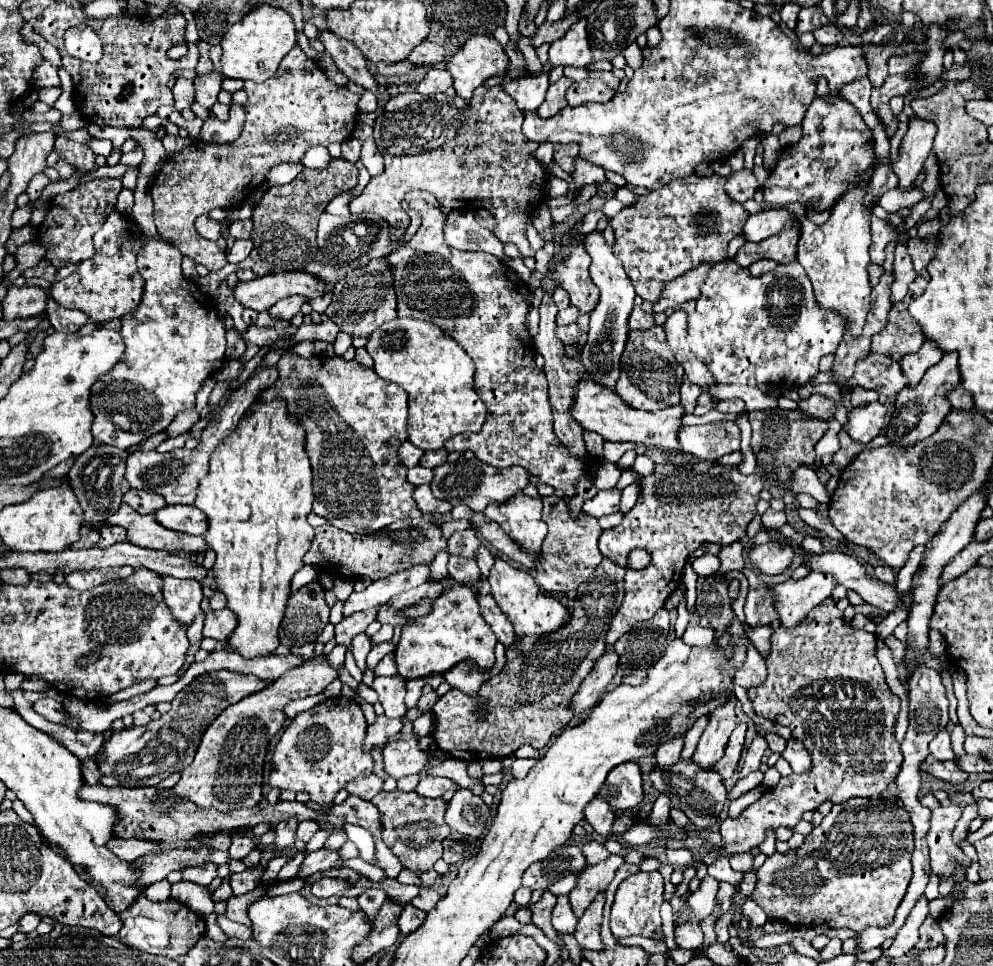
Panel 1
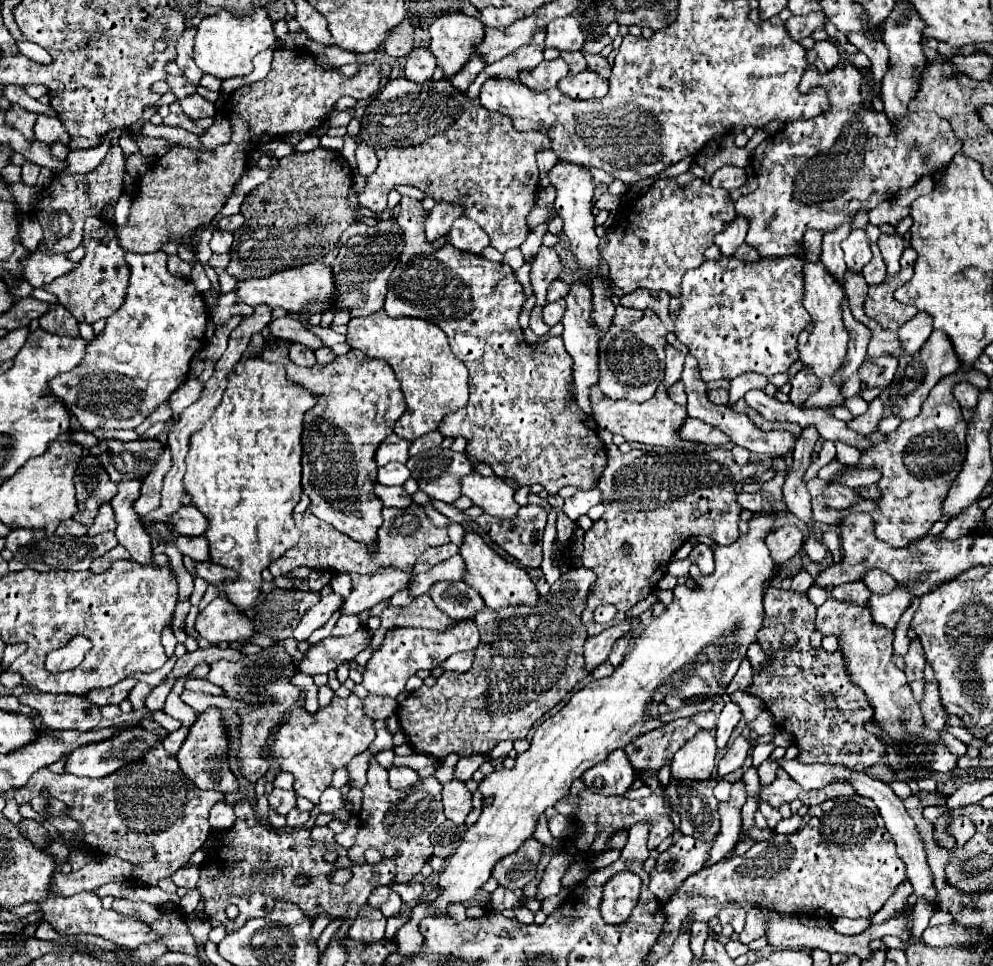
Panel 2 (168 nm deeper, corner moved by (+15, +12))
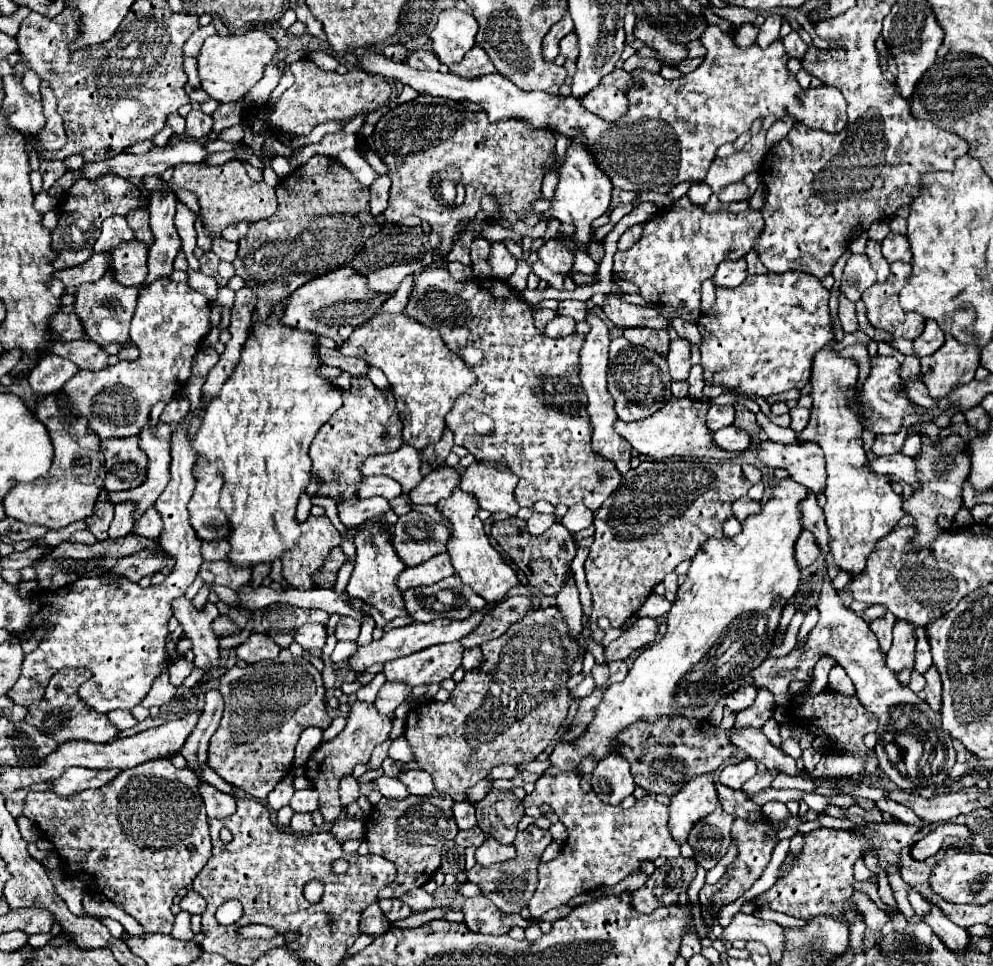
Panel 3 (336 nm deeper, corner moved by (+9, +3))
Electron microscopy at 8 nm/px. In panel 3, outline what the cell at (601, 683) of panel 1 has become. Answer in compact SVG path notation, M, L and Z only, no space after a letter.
M639 618L635 624L623 632L617 640L613 640L609 646L605 646L605 662L625 660L635 650L641 650L643 646L651 644L657 634L657 622L655 618Z

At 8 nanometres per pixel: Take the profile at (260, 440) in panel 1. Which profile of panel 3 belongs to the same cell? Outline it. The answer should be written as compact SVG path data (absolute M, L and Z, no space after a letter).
M283 302L275 304L275 314L271 314L267 322L253 326L253 336L247 338L239 364L221 388L219 396L207 406L203 424L193 438L193 448L199 456L207 458L211 464L217 460L223 462L223 490L219 508L225 512L231 524L231 532L227 536L231 550L227 560L237 568L271 564L299 542L301 526L295 518L295 510L311 478L309 446L317 430L341 404L341 394L335 390L335 384L315 374L315 370L321 366L317 354L317 336L283 326L279 322L283 306Z

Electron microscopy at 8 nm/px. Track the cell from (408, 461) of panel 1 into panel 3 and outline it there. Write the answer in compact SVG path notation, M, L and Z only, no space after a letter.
M403 444L399 450L391 454L379 454L371 456L371 460L363 462L363 474L373 476L373 474L385 474L393 480L397 480L403 488L413 490L421 476L421 456L415 448Z

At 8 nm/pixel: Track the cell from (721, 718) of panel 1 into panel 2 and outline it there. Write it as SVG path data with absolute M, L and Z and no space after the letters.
M711 731L697 733L683 749L677 751L671 763L671 779L675 781L705 781L715 769L717 745Z

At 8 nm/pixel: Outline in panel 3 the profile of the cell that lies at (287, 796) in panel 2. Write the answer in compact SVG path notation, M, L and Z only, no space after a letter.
M313 788L307 790L295 790L289 806L293 808L293 812L313 812L317 810L317 796Z

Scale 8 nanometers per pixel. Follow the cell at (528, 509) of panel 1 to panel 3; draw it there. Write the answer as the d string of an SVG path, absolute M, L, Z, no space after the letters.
M477 460L463 472L459 488L477 498L479 508L493 512L505 512L517 516L519 504L513 498L517 476L507 472L507 468L495 468L489 464L479 464Z

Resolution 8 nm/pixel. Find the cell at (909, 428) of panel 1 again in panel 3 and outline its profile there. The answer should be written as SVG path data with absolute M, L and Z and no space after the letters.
M945 336L945 344L935 354L921 358L919 380L929 388L933 400L941 400L951 392L951 388L971 382L977 366L977 348L959 344L953 336Z

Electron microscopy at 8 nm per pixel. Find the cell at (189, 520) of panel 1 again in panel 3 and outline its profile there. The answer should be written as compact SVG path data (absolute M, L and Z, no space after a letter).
M203 540L201 552L203 552L205 560L225 560L227 548L229 548L227 540L211 540L211 542Z

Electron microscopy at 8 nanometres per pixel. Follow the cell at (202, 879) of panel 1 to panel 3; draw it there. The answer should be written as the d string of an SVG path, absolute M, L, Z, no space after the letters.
M189 890L189 892L187 892L187 896L185 896L185 898L181 898L179 906L181 906L181 910L187 910L189 914L203 914L207 904L205 904L205 900L203 900L197 892Z

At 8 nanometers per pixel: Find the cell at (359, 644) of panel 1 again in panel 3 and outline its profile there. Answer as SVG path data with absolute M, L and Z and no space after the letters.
M341 618L337 624L337 630L335 630L335 636L337 636L337 640L353 640L355 642L359 636L359 628L361 628L361 624L355 618Z

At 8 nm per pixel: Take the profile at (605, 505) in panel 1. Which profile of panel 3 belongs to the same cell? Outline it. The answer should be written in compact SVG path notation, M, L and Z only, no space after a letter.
M575 504L575 506L571 506L569 512L561 518L561 524L563 524L571 534L575 534L575 532L579 532L579 530L583 530L583 528L589 528L589 526L593 524L593 512L591 512L587 506L583 506L583 504Z

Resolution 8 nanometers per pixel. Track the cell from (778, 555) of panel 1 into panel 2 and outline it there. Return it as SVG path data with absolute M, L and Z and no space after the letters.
M783 525L767 537L771 557L781 565L797 555L803 547L803 531L797 525Z

